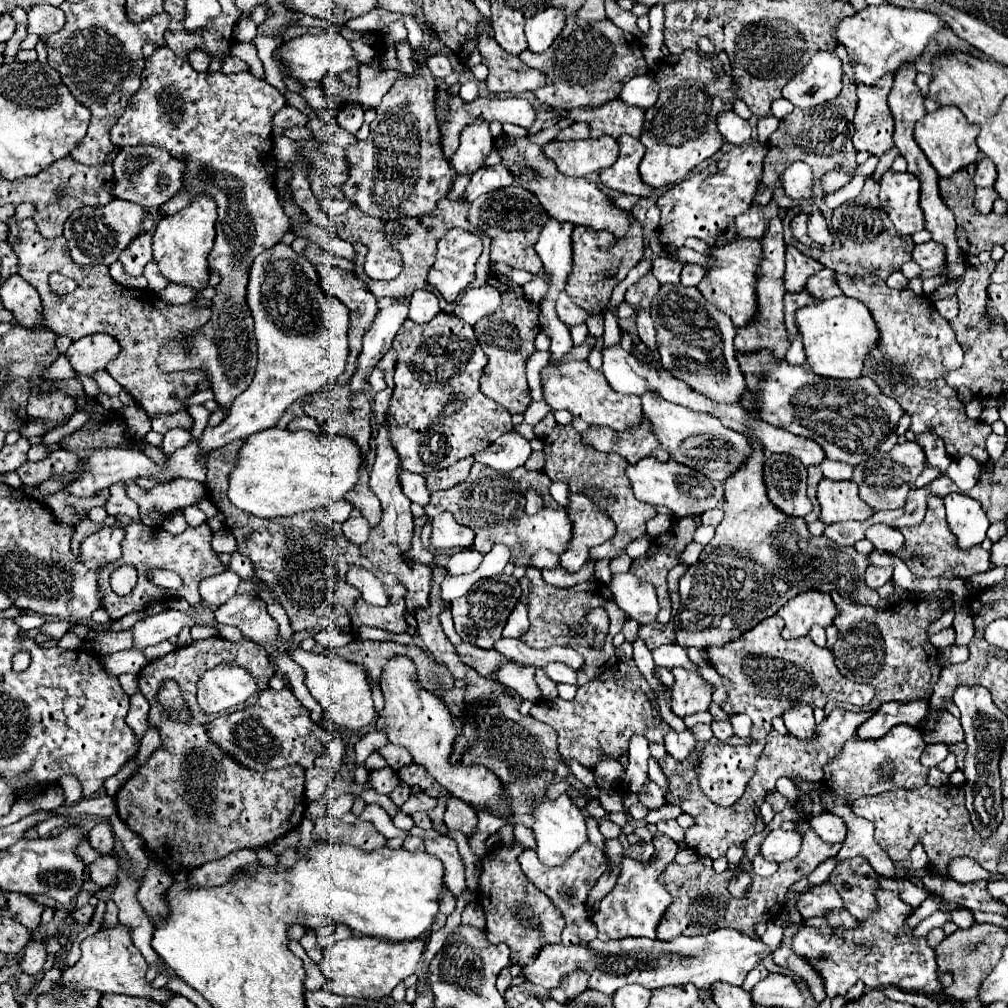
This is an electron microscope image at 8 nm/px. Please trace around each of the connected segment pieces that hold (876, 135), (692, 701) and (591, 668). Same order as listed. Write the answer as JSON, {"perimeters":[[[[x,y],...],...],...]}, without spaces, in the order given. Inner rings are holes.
{"perimeters":[[[[883,80],[877,86],[857,82],[859,106],[853,118],[853,146],[857,150],[869,150],[871,154],[881,156],[893,146],[893,114],[887,106],[891,88],[893,80]]],[[[673,668],[671,672],[675,676],[675,686],[671,690],[673,692],[673,704],[671,704],[673,714],[683,718],[687,714],[707,712],[711,706],[713,684],[703,680],[697,672],[691,672],[685,668]]],[[[529,568],[525,576],[527,576],[527,578],[531,580],[531,584],[533,584],[533,592],[531,592],[529,604],[527,604],[527,606],[529,606],[529,620],[531,620],[531,626],[529,626],[529,630],[521,636],[521,640],[523,640],[527,646],[531,646],[531,648],[541,648],[541,650],[543,650],[543,648],[549,648],[549,646],[555,646],[555,644],[559,644],[559,646],[569,646],[569,648],[577,648],[577,650],[583,652],[583,656],[585,656],[585,664],[583,664],[583,668],[577,672],[577,684],[581,686],[581,684],[593,680],[593,678],[601,672],[601,664],[605,664],[607,660],[605,660],[605,658],[601,660],[601,652],[599,652],[599,662],[593,662],[593,650],[589,650],[589,642],[593,640],[593,630],[591,630],[591,626],[585,628],[585,634],[589,634],[587,640],[583,640],[581,636],[573,636],[573,634],[571,634],[571,628],[573,628],[573,626],[581,626],[581,618],[585,616],[587,610],[597,608],[597,606],[605,608],[607,614],[609,614],[609,618],[611,618],[609,638],[607,638],[607,652],[615,652],[615,648],[613,648],[613,638],[615,638],[615,634],[621,632],[621,628],[623,628],[623,624],[625,624],[625,620],[627,620],[625,612],[615,604],[615,600],[611,598],[611,592],[607,590],[605,584],[599,584],[599,582],[585,582],[585,584],[571,586],[571,588],[557,588],[557,586],[551,586],[551,584],[547,584],[547,582],[543,580],[539,568]]]]}

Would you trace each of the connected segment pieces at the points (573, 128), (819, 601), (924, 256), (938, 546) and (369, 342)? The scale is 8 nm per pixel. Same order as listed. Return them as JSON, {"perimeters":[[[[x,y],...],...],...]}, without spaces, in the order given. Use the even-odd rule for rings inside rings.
{"perimeters":[[[[577,122],[577,124],[571,124],[571,126],[567,126],[565,130],[561,130],[559,132],[559,136],[555,138],[555,140],[580,140],[589,138],[589,128],[585,126],[585,122]]],[[[807,590],[791,598],[785,606],[781,606],[777,614],[785,620],[785,628],[781,636],[789,640],[789,638],[801,638],[809,634],[813,624],[819,624],[823,628],[831,626],[839,610],[829,594]]],[[[929,240],[925,244],[915,246],[912,251],[912,259],[917,262],[921,268],[940,268],[945,262],[945,246],[941,246],[935,240]],[[943,248],[943,250],[941,250]]],[[[929,498],[929,510],[925,520],[919,526],[911,526],[901,530],[905,534],[905,540],[909,546],[917,550],[917,570],[921,570],[923,578],[931,576],[943,576],[943,578],[971,578],[973,574],[987,572],[993,568],[991,552],[983,550],[981,544],[973,548],[959,548],[957,538],[951,534],[951,530],[945,526],[945,506],[941,498]]],[[[401,300],[397,306],[383,308],[377,312],[371,330],[363,338],[363,350],[357,356],[357,370],[347,382],[353,392],[365,392],[369,388],[371,368],[375,368],[375,364],[385,356],[387,350],[391,350],[391,342],[407,316],[407,300]]]]}

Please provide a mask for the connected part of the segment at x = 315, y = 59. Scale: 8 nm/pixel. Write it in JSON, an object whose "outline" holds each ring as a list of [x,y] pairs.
{"outline":[[[327,28],[319,34],[307,32],[303,36],[289,40],[281,50],[277,50],[277,58],[289,68],[291,76],[299,78],[301,82],[315,82],[315,80],[321,80],[325,74],[343,74],[359,66],[359,60],[355,50],[351,48],[351,42],[343,38],[339,32],[333,32],[333,28]]]}

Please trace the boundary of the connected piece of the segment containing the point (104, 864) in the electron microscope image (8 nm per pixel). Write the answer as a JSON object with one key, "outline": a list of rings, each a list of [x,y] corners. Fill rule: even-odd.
{"outline":[[[101,856],[89,868],[91,880],[103,888],[117,882],[117,872],[119,872],[119,862],[115,856]]]}

